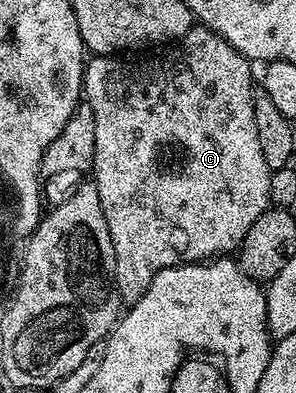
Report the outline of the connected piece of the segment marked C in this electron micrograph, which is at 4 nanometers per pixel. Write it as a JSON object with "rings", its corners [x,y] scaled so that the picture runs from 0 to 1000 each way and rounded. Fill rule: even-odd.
{"rings":[[[652,69],[628,79],[557,135],[527,135],[517,145],[473,145],[463,155],[416,155],[405,140],[311,140],[284,168],[277,247],[318,282],[318,405],[307,448],[331,476],[331,506],[345,506],[345,547],[358,547],[358,578],[372,588],[372,618],[385,628],[392,667],[392,748],[422,779],[446,776],[507,730],[520,700],[591,674],[689,669],[747,649],[807,636],[831,588],[858,578],[858,557],[912,527],[912,445],[899,405],[885,394],[885,372],[872,366],[872,321],[858,316],[858,262],[851,242],[851,176],[834,145],[807,135],[777,109],[723,81],[720,74]]]}

